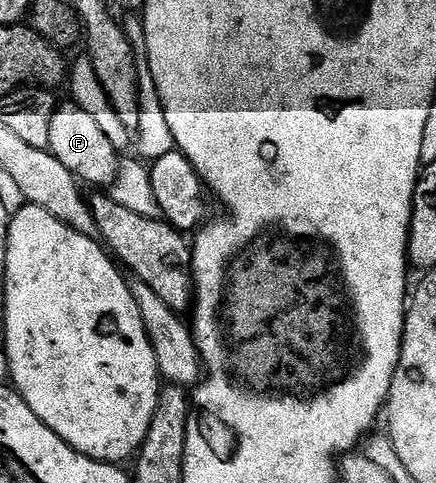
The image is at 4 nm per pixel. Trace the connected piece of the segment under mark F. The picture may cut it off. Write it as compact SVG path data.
M74 104L58 105L49 117L49 150L82 183L97 186L93 188L108 188L112 186L119 165L119 151L112 146L106 133L99 128L99 123Z

